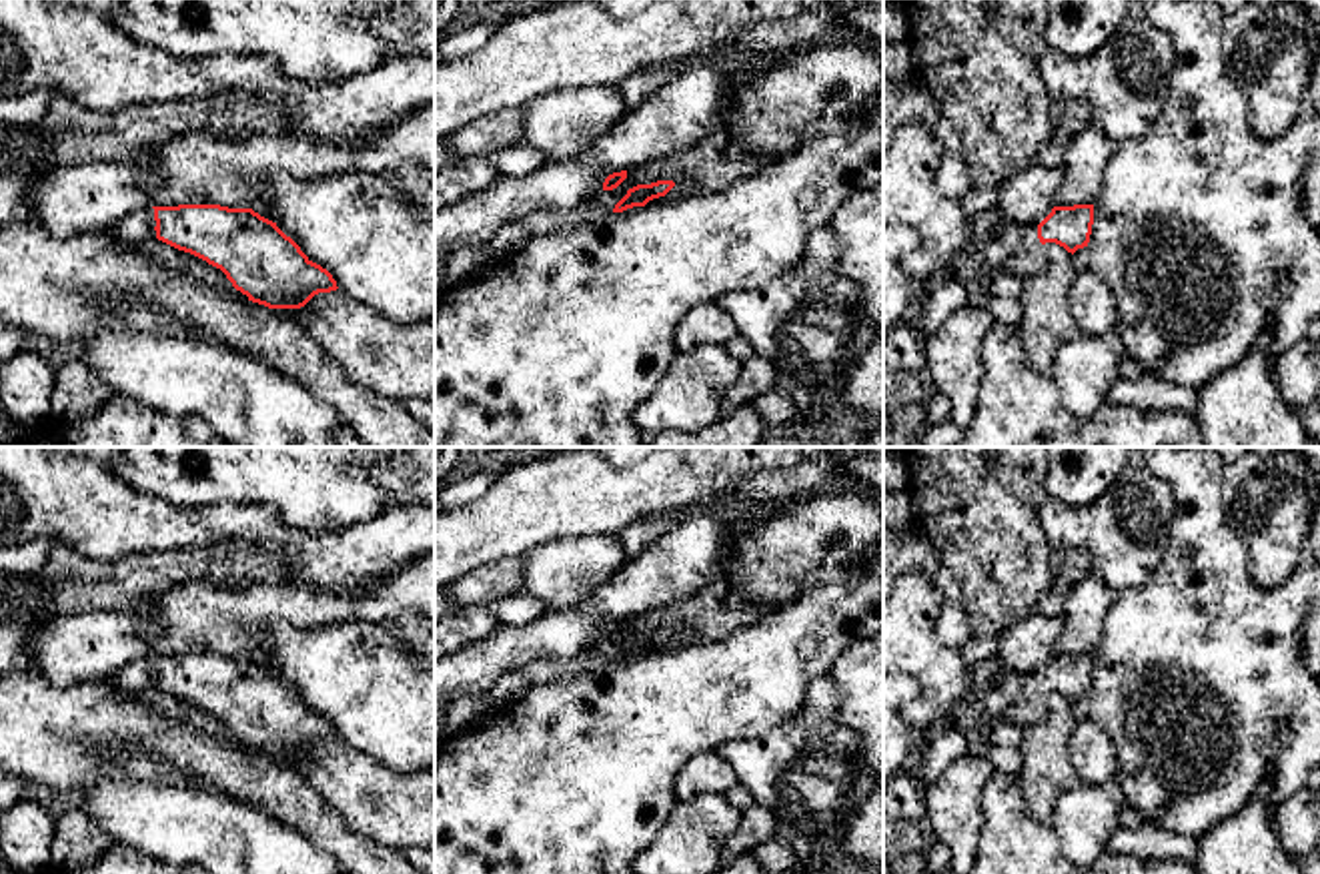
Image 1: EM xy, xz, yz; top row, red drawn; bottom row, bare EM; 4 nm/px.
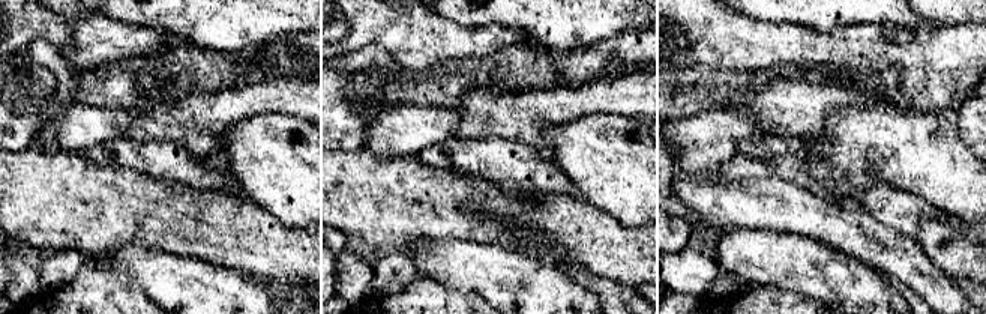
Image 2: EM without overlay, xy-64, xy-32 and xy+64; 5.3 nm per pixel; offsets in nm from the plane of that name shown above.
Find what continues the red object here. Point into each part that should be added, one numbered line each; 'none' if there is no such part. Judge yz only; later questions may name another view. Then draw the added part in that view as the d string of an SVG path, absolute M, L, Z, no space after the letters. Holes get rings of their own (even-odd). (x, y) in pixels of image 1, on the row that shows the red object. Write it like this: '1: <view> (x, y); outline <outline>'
1: yz (1008, 247); outline M998 206L971 218L969 247L985 271L1014 275L1022 281L1038 275L1046 265L1038 225L1008 221Z

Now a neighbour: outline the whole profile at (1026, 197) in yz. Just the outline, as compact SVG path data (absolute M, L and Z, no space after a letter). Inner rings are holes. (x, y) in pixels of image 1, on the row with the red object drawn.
M1030 164L1000 184L1000 212L1020 225L1040 225L1054 208L1054 196L1062 186L1062 168Z

